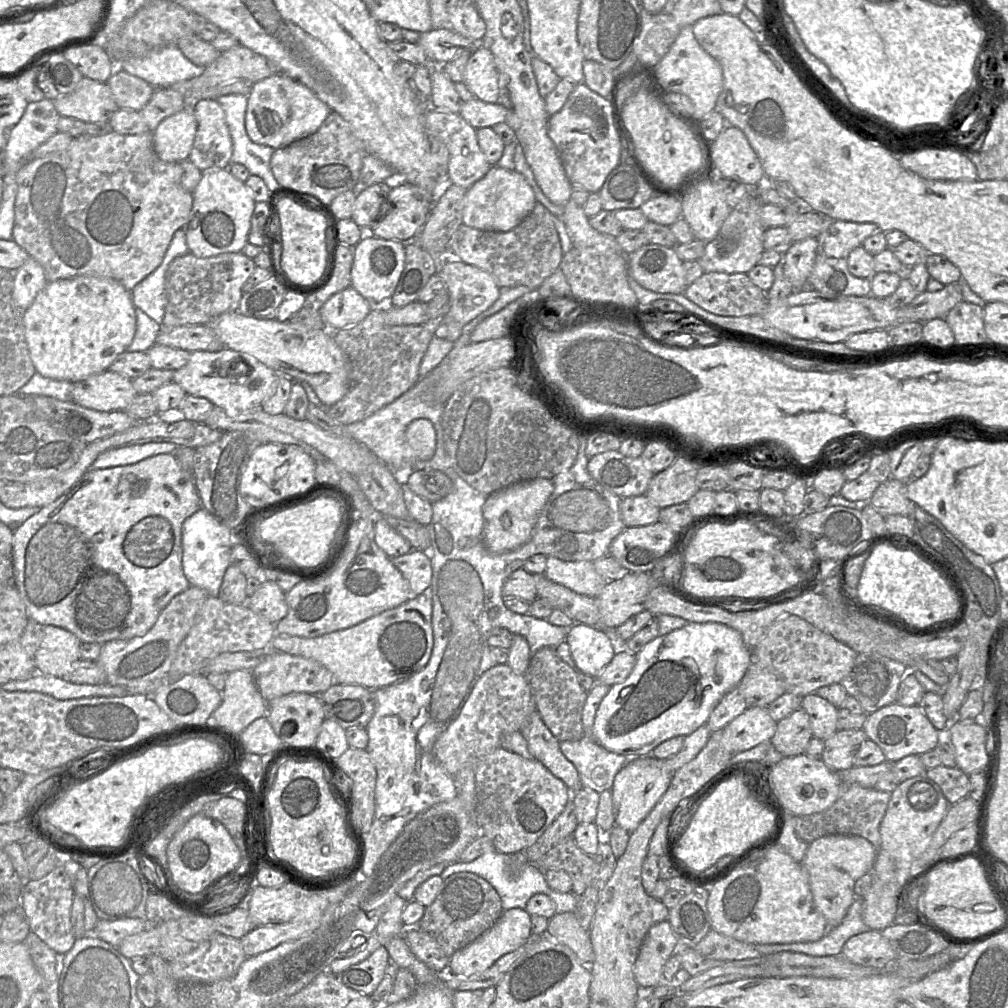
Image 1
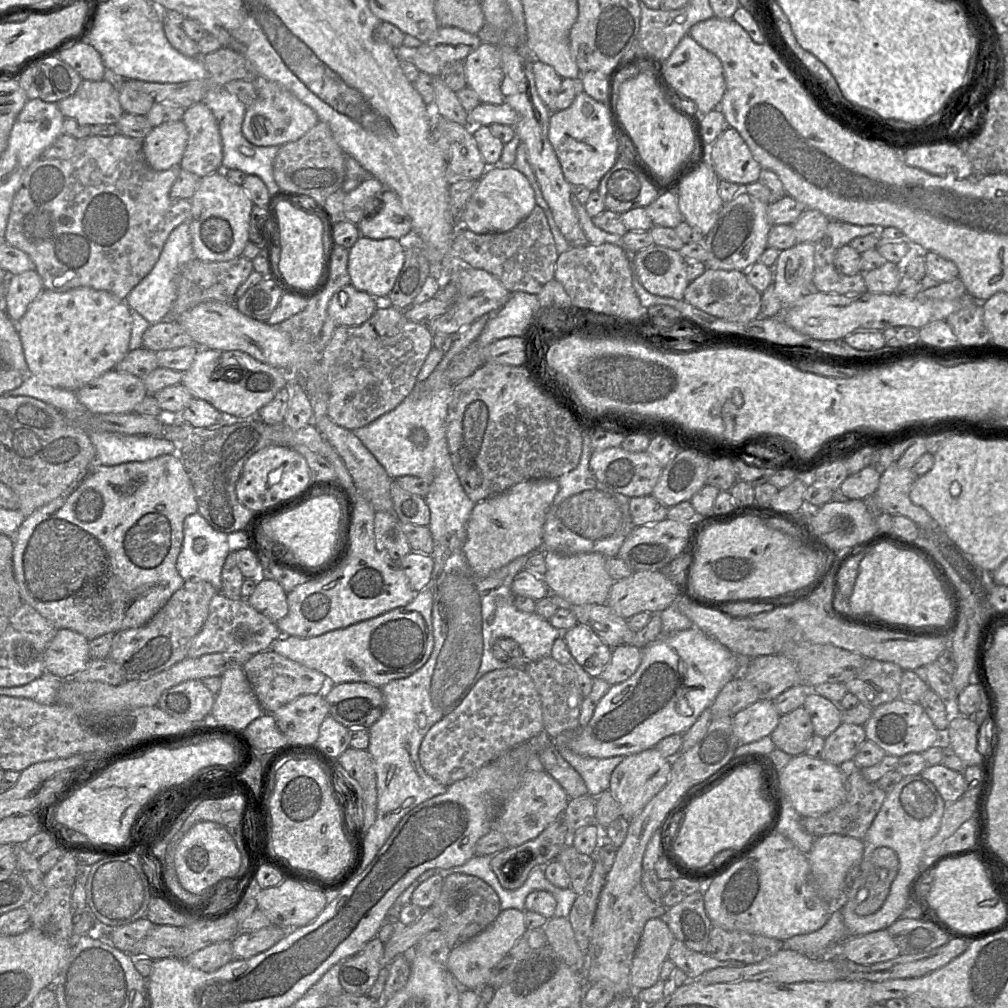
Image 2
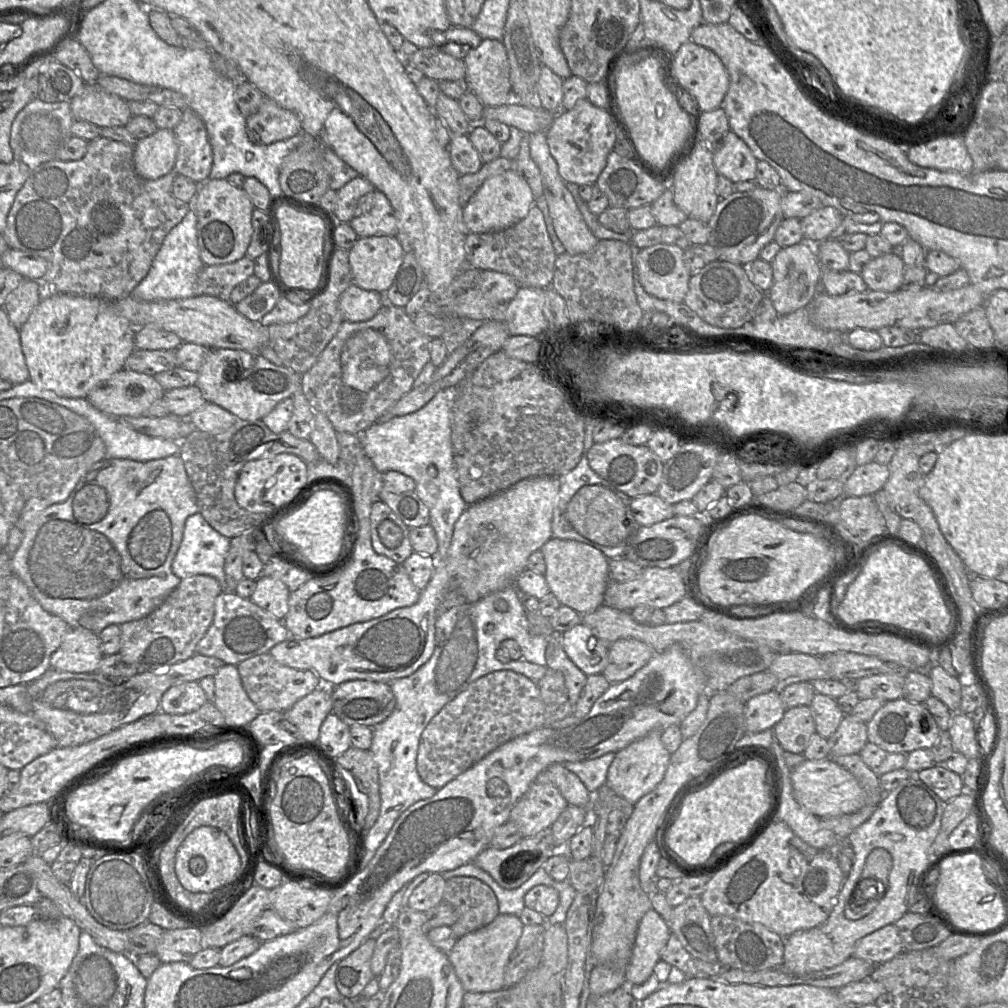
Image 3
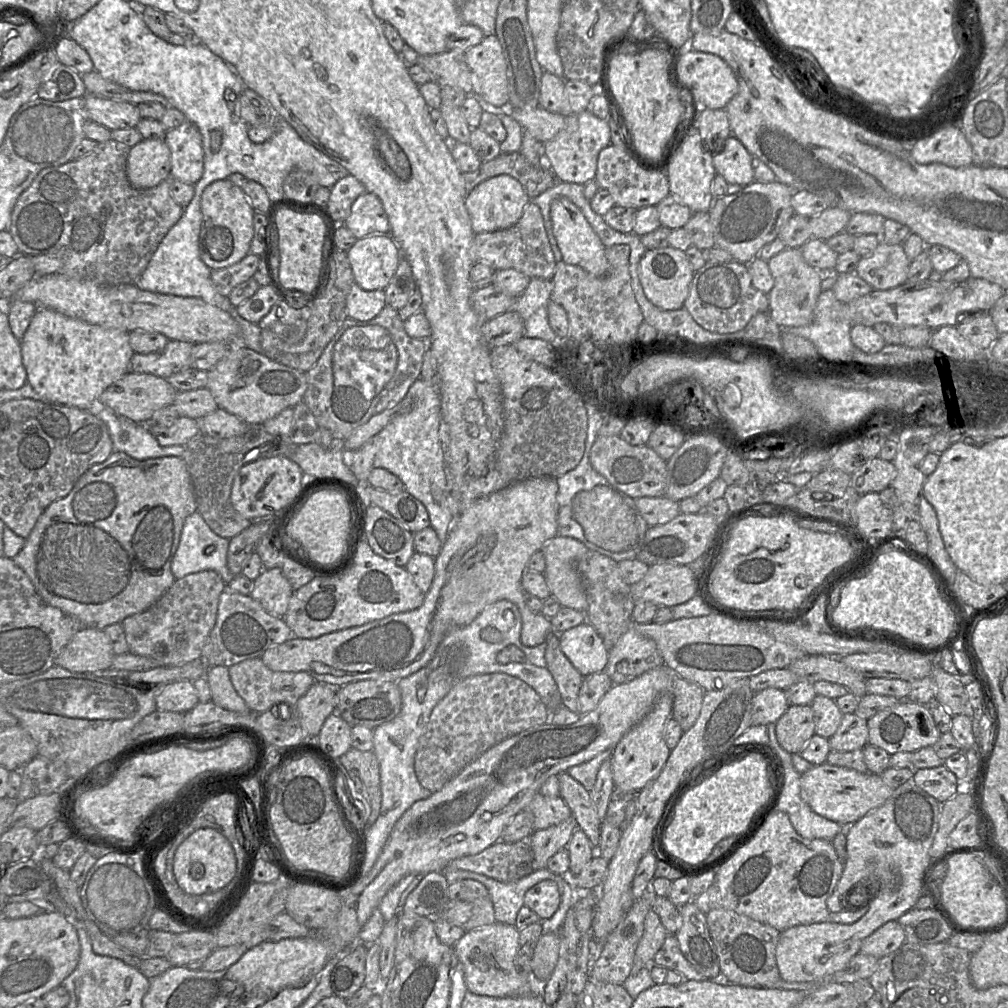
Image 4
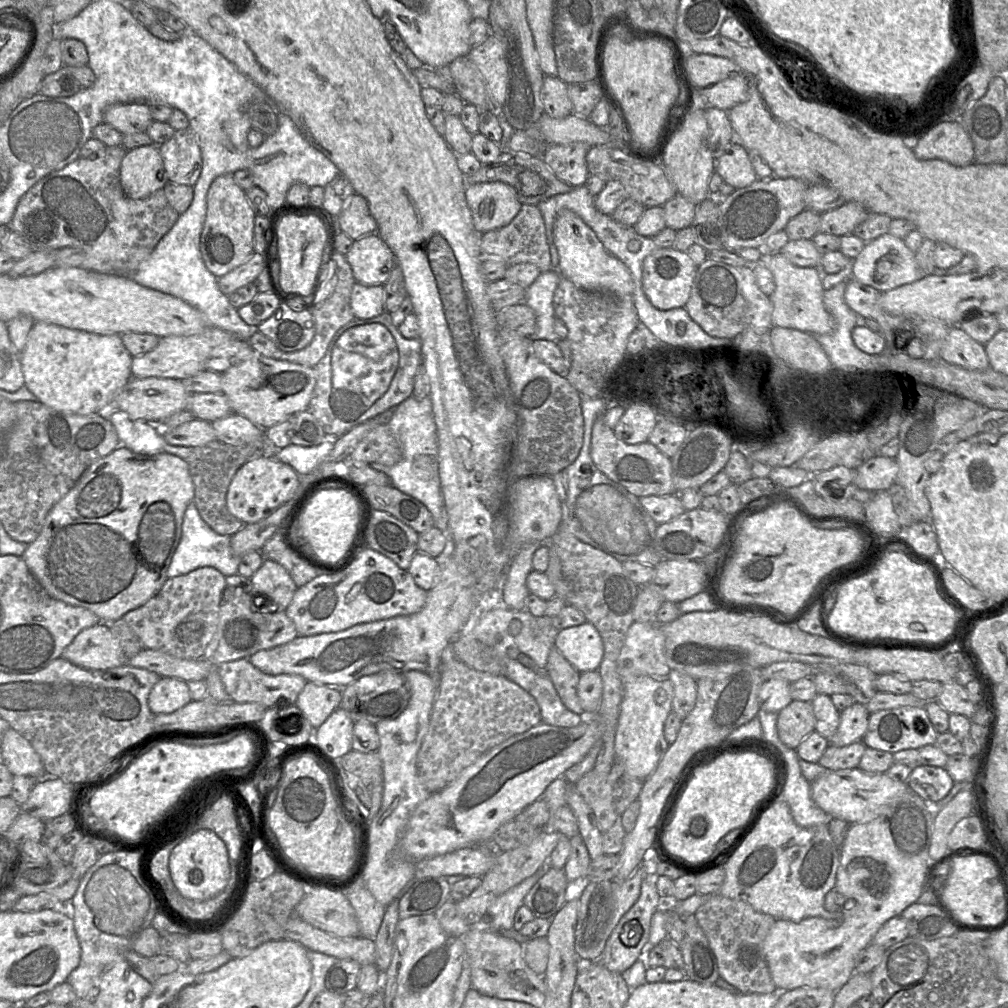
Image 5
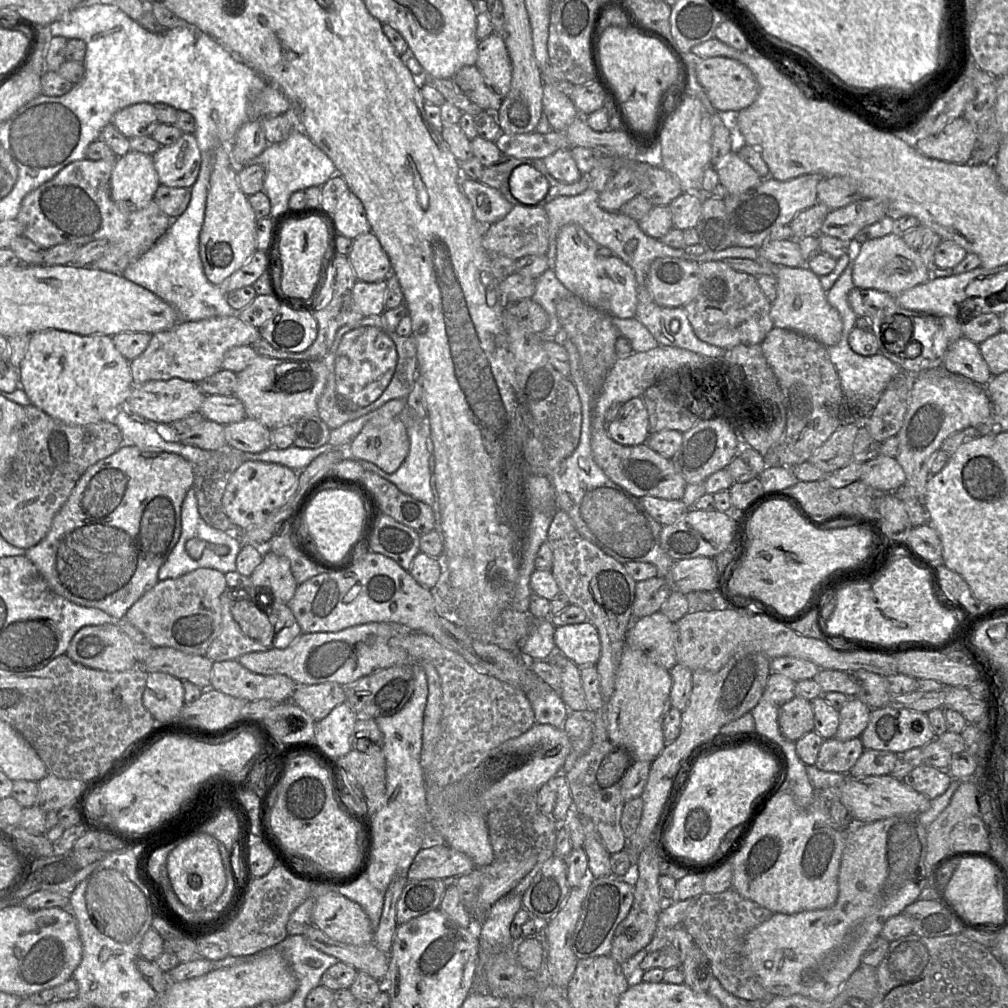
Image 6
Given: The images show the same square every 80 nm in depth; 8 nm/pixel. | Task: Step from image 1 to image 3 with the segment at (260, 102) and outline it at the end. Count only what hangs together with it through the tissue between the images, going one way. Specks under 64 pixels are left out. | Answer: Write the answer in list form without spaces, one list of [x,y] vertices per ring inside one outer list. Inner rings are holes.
[[[266,97],[260,109],[246,117],[246,134],[253,144],[271,144],[300,133],[299,117]]]

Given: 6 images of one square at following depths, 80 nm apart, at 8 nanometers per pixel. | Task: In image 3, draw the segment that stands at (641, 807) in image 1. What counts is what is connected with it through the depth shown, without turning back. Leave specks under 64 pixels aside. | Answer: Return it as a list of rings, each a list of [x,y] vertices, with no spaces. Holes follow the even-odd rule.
[[[654,730],[616,752],[608,769],[606,784],[633,805],[662,781],[667,770],[671,754],[661,741],[661,732]]]

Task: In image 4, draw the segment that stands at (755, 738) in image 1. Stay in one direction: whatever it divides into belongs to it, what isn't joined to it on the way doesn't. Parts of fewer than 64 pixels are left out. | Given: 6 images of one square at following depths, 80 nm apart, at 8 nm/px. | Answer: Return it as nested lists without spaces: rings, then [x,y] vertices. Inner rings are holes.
[[[770,687],[756,692],[752,699],[752,725],[776,723],[789,706],[785,690]]]

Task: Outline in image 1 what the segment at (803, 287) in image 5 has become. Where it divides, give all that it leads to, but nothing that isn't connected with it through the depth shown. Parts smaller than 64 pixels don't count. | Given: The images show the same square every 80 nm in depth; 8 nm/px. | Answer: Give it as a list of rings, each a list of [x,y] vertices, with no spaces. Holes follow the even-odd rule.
[[[806,238],[791,244],[783,254],[783,269],[786,278],[796,289],[801,289],[812,271],[817,250],[817,239]]]

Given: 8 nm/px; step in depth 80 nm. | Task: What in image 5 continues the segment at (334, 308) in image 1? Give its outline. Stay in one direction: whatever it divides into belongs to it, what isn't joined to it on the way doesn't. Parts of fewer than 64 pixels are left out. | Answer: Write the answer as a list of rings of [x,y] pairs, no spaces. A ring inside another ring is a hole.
[[[355,281],[350,296],[351,310],[356,318],[370,319],[385,311],[384,285],[365,286]]]

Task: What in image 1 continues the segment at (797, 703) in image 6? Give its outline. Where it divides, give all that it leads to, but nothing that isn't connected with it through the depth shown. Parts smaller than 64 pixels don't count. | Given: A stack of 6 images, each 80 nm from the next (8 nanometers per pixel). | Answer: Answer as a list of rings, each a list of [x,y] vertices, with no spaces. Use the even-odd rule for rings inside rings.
[[[799,708],[777,723],[771,743],[784,757],[791,757],[805,754],[813,737],[810,717]]]

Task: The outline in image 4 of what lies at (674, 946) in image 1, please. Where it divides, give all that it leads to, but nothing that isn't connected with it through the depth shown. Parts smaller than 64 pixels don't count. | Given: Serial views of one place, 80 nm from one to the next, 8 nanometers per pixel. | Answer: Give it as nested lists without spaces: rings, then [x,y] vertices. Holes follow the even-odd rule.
[[[651,909],[644,921],[644,933],[635,952],[632,973],[650,967],[656,953],[663,946],[668,932],[658,914]]]

